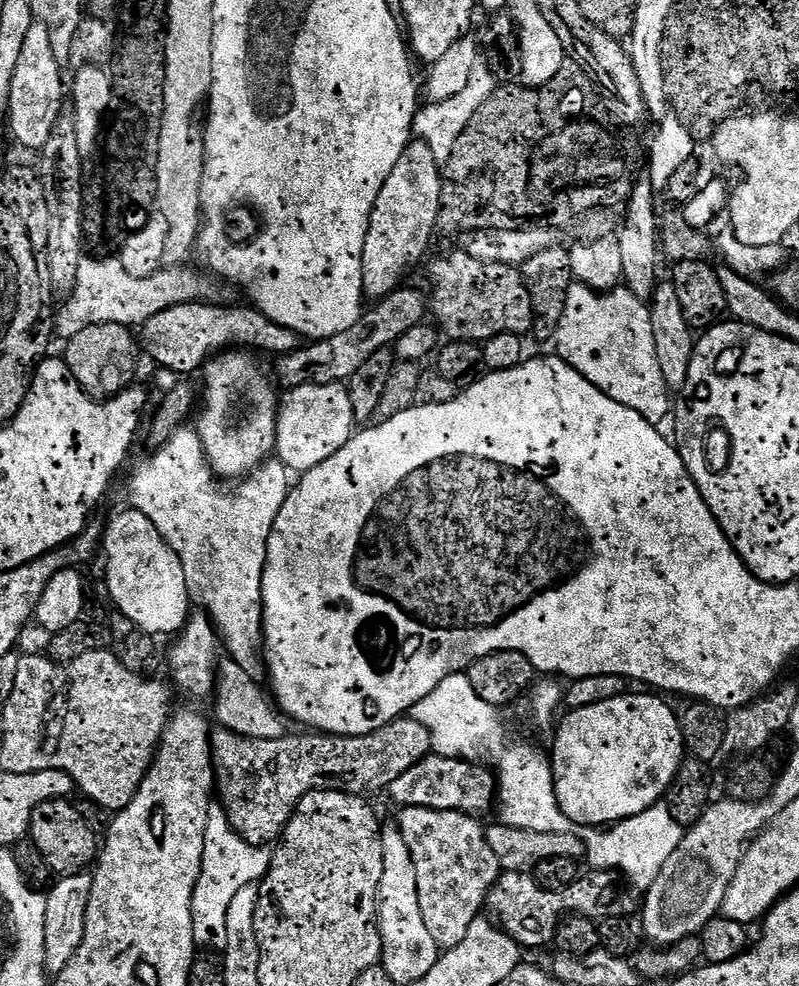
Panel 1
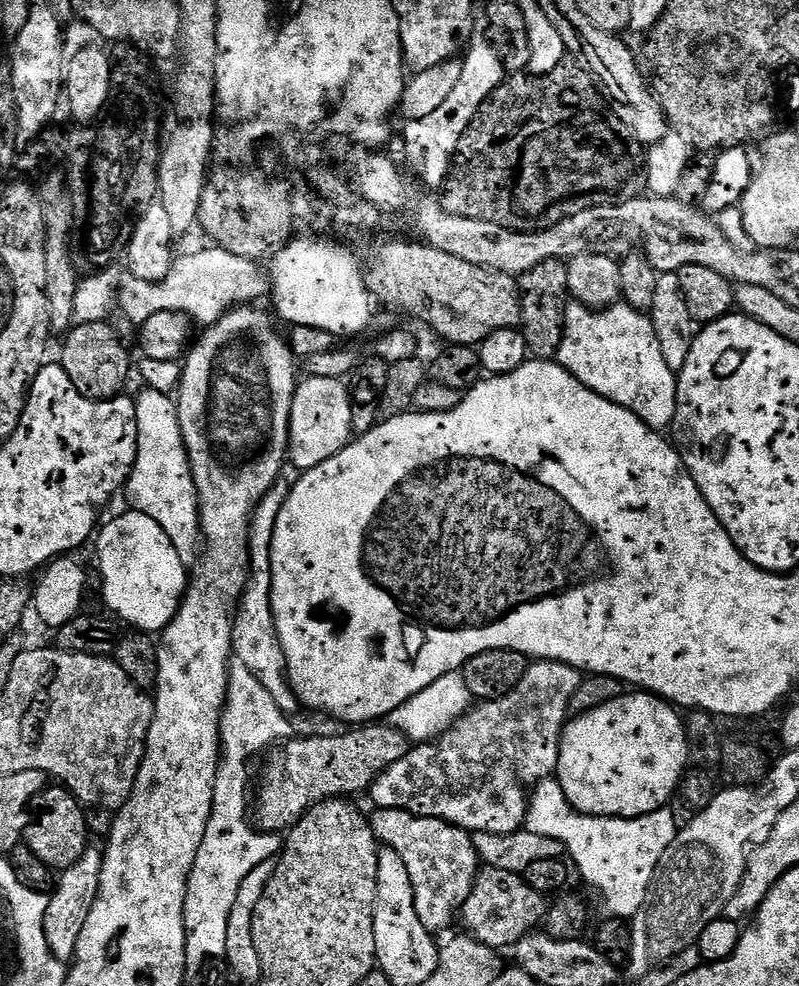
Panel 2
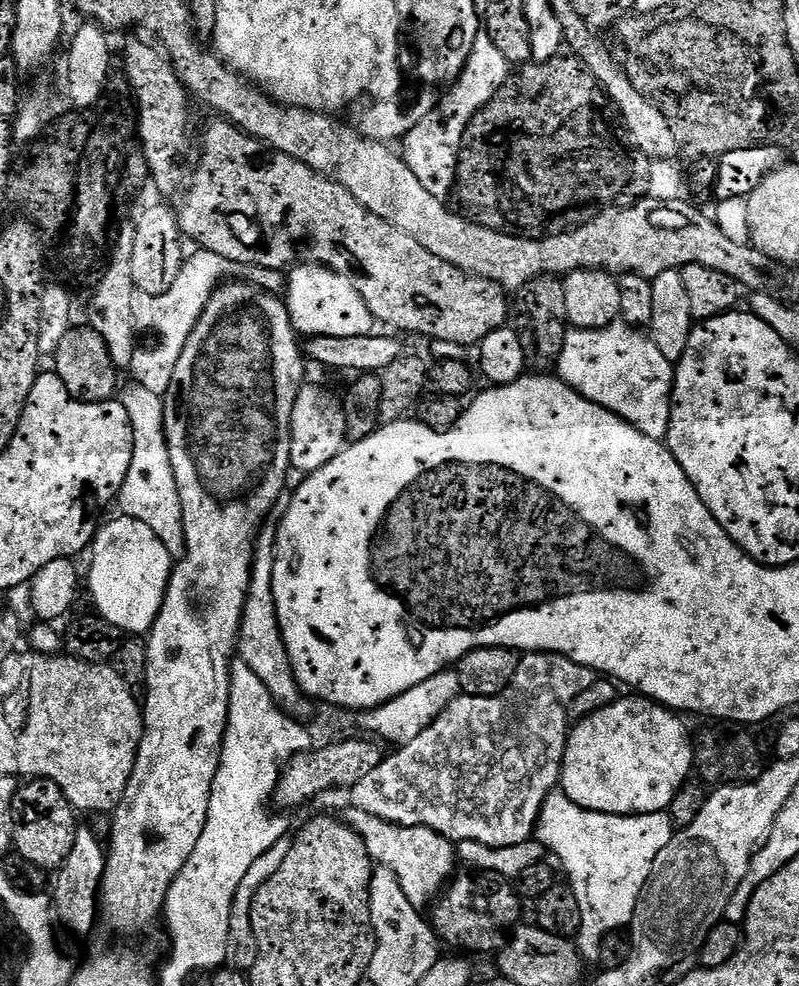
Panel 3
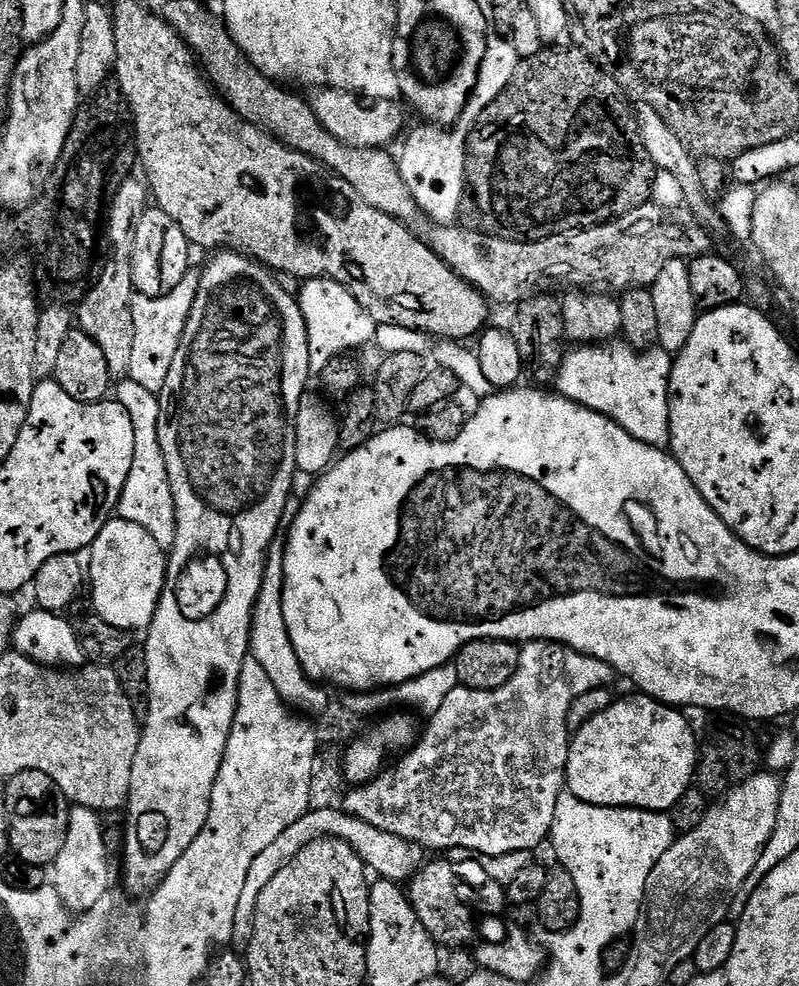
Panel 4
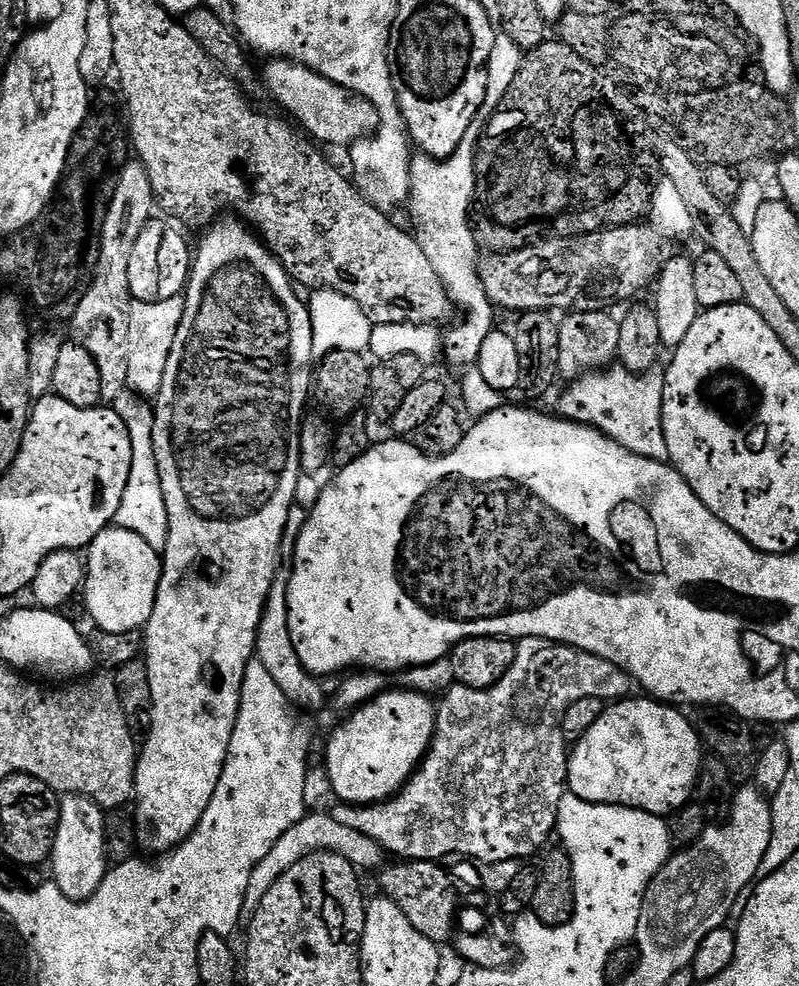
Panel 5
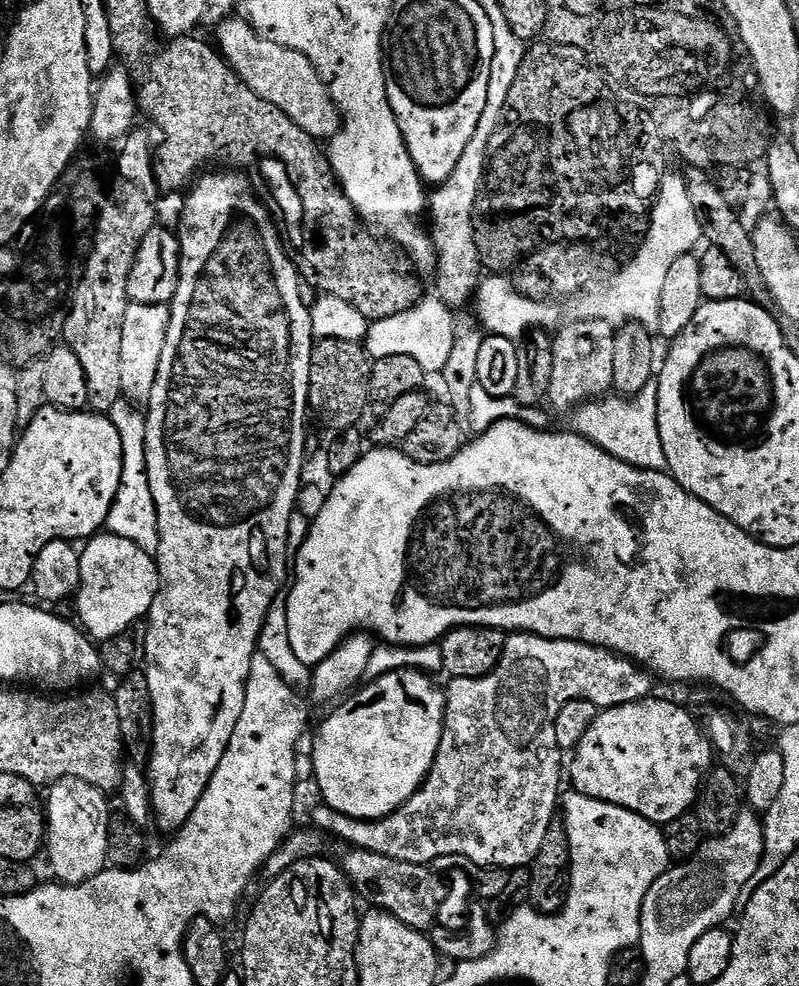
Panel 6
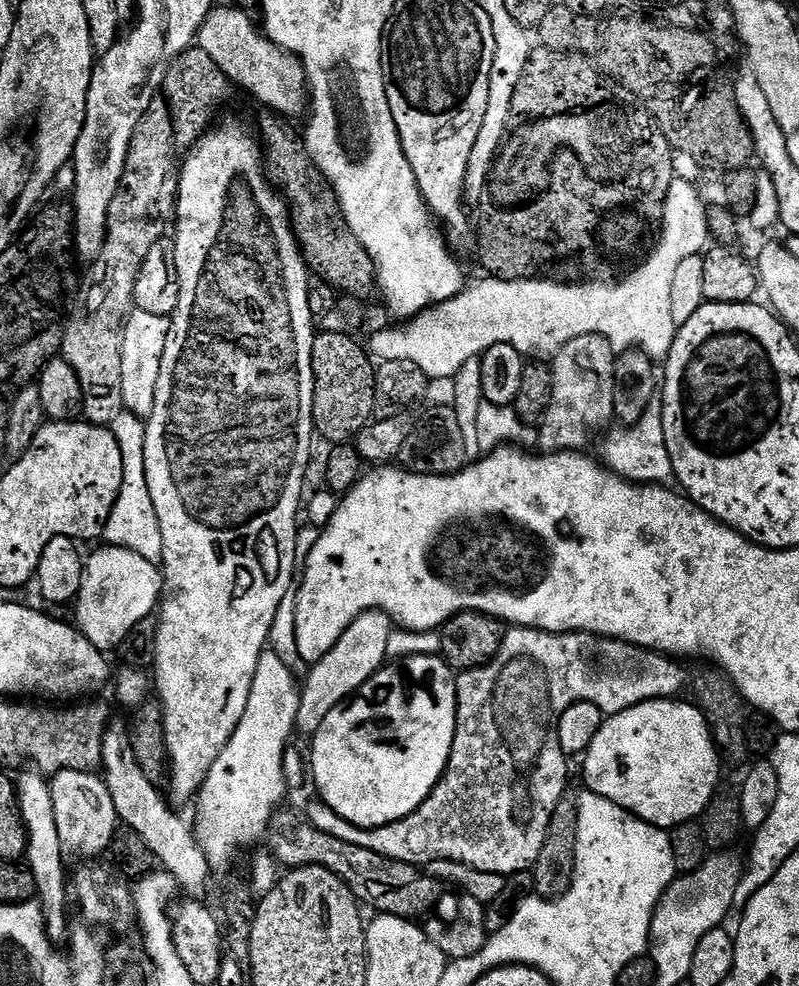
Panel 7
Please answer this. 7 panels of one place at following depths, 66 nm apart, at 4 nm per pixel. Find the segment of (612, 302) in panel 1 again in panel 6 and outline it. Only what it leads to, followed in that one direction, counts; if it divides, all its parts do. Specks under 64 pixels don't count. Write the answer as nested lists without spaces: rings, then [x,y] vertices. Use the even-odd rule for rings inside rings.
[[[649,386],[637,396],[621,398],[616,394],[608,394],[589,403],[581,404],[575,409],[575,431],[597,444],[603,452],[610,453],[614,458],[626,462],[635,468],[647,472],[663,472],[668,467],[666,450],[662,450],[662,434],[658,430],[658,402],[655,387]]]

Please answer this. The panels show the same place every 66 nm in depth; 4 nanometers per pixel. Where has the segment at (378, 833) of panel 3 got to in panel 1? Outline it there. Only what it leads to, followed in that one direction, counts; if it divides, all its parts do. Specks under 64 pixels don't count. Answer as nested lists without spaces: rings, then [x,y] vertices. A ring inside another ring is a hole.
[[[401,807],[399,812],[398,827],[410,850],[410,858],[414,858],[414,874],[418,874],[418,906],[422,906],[426,930],[430,930],[441,950],[458,946],[458,942],[466,938],[466,930],[470,930],[487,905],[490,890],[500,879],[502,871],[498,858],[494,858],[494,850],[490,850],[485,825],[480,825],[475,815],[466,812],[406,807]]]

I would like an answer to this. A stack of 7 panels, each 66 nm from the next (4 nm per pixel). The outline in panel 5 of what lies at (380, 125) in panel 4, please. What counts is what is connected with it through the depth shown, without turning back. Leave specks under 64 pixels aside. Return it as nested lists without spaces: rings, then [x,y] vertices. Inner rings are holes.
[[[272,58],[267,63],[268,65],[264,68],[264,84],[268,87],[269,94],[289,112],[287,115],[313,141],[319,142],[321,145],[345,144],[345,146],[351,146],[356,141],[363,140],[369,134],[375,133],[376,129],[380,127],[379,112],[364,97],[350,94],[347,88],[330,82],[325,76],[319,76],[305,64],[297,64],[294,60]]]

